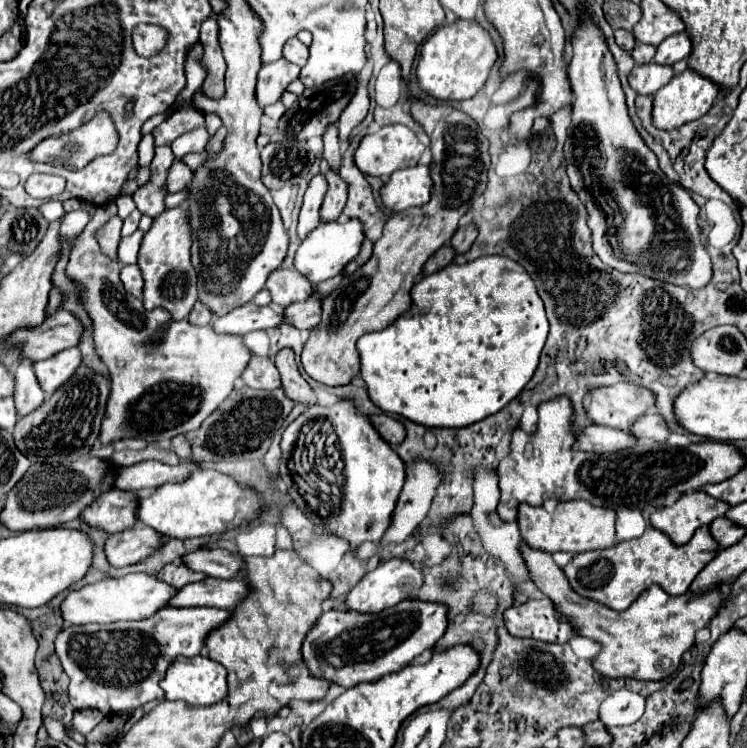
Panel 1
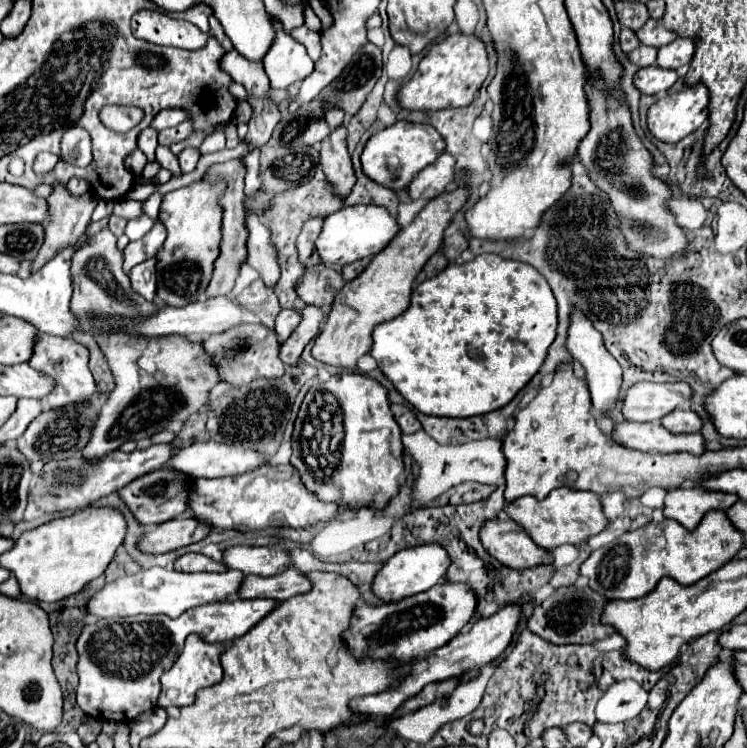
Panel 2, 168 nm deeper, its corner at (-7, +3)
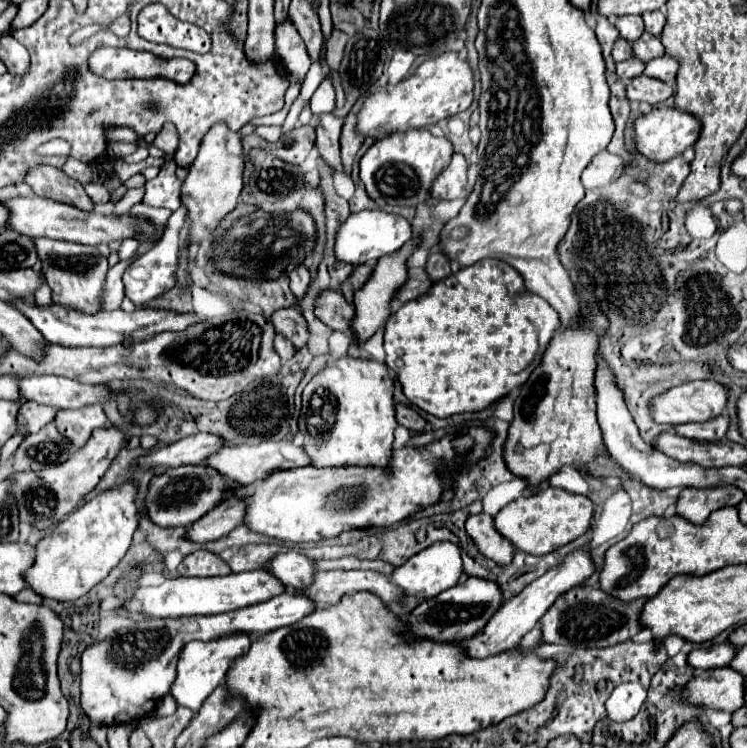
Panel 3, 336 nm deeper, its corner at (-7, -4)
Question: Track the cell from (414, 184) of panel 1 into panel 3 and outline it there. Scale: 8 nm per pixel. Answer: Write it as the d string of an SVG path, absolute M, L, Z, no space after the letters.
M453 153L453 159L447 169L433 181L431 197L433 199L459 199L465 197L465 183L467 183L467 161L463 155Z

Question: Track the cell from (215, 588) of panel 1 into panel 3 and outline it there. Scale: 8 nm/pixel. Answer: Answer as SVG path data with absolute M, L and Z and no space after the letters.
M323 571L323 573L315 573L315 581L299 593L303 593L315 605L325 607L325 605L335 605L343 595L351 595L351 593L357 593L357 591L373 591L383 601L395 601L403 595L403 591L397 589L389 581L389 575L383 575L383 573L377 573L377 571Z

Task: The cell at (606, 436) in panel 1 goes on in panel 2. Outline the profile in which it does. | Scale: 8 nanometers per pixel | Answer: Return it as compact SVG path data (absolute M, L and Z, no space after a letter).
M659 420L637 424L637 422L623 422L615 426L613 438L621 442L625 448L641 450L641 452L689 452L689 454L703 454L705 438L701 434L673 434L661 426Z

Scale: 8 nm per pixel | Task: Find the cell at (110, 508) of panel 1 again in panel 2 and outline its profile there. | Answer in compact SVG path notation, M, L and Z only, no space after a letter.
M159 468L159 470L153 470L145 476L133 480L125 488L121 488L119 494L127 502L127 506L135 514L135 518L139 518L139 522L143 522L143 526L151 526L151 524L161 524L171 518L177 518L179 514L183 514L187 510L187 498L189 498L191 486L193 486L191 482L193 482L193 478L179 470Z

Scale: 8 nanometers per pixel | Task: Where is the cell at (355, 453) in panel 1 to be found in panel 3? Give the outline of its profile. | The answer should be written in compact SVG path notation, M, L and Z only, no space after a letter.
M343 357L337 359L333 363L333 367L325 367L323 371L319 371L305 387L303 391L303 407L301 407L301 417L299 417L299 439L301 445L305 449L305 453L311 457L311 465L321 469L321 467L351 467L351 465L359 465L359 467L381 467L381 469L389 469L389 461L393 455L393 433L395 433L397 421L395 421L395 403L393 403L393 381L387 373L387 367L383 363L377 361L361 361L361 359L353 359L353 357Z

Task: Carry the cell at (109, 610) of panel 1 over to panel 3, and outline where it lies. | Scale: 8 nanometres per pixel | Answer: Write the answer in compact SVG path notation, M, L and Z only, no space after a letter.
M257 569L257 571L243 571L231 573L225 577L177 577L165 581L157 587L137 587L133 599L141 603L141 613L145 617L185 617L185 615L217 615L235 611L247 605L255 605L267 601L279 593L283 593L283 583L275 579L271 573Z

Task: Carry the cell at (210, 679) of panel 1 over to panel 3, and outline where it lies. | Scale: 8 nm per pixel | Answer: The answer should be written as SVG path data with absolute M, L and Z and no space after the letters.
M245 633L239 635L229 635L229 637L221 637L215 641L189 641L181 655L179 655L179 663L177 663L177 677L171 685L171 695L177 701L177 705L183 705L191 711L199 711L203 701L225 681L225 673L231 667L231 661L243 653L247 653L249 649L249 641L251 637Z

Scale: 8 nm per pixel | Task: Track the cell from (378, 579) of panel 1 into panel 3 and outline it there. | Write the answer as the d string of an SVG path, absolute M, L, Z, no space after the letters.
M447 541L433 543L431 547L409 557L401 567L395 567L395 571L391 573L391 583L403 589L403 593L409 597L431 599L431 597L437 597L441 591L457 585L457 581L463 575L461 567L463 567L463 561L461 561L461 551L457 545L447 543Z

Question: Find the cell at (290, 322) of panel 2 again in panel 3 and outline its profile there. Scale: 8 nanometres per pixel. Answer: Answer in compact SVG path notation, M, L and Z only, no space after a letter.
M277 333L275 335L275 341L273 341L273 347L275 347L275 351L279 353L279 357L283 359L283 361L287 361L287 359L291 359L293 355L295 355L295 349L293 349L293 343L287 339L287 337L283 337L281 333Z

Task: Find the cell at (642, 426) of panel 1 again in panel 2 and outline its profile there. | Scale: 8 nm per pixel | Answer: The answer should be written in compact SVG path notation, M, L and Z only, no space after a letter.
M685 408L685 410L673 410L671 414L667 414L663 420L663 426L675 434L681 432L699 432L703 426L703 420L699 414L695 414L693 410Z

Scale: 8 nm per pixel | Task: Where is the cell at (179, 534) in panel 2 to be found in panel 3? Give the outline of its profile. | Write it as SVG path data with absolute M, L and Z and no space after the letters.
M239 499L223 501L211 513L203 515L199 521L187 527L187 539L191 539L193 543L207 543L227 535L231 529L241 525L245 513L243 505L245 503Z

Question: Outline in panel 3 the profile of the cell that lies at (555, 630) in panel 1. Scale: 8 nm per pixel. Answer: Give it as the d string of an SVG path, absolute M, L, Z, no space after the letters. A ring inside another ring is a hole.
M575 587L563 593L555 605L541 617L541 631L545 643L561 643L573 647L611 647L631 639L643 627L639 623L639 613L645 599L623 603L609 597L597 587ZM583 603L583 607L581 607Z

